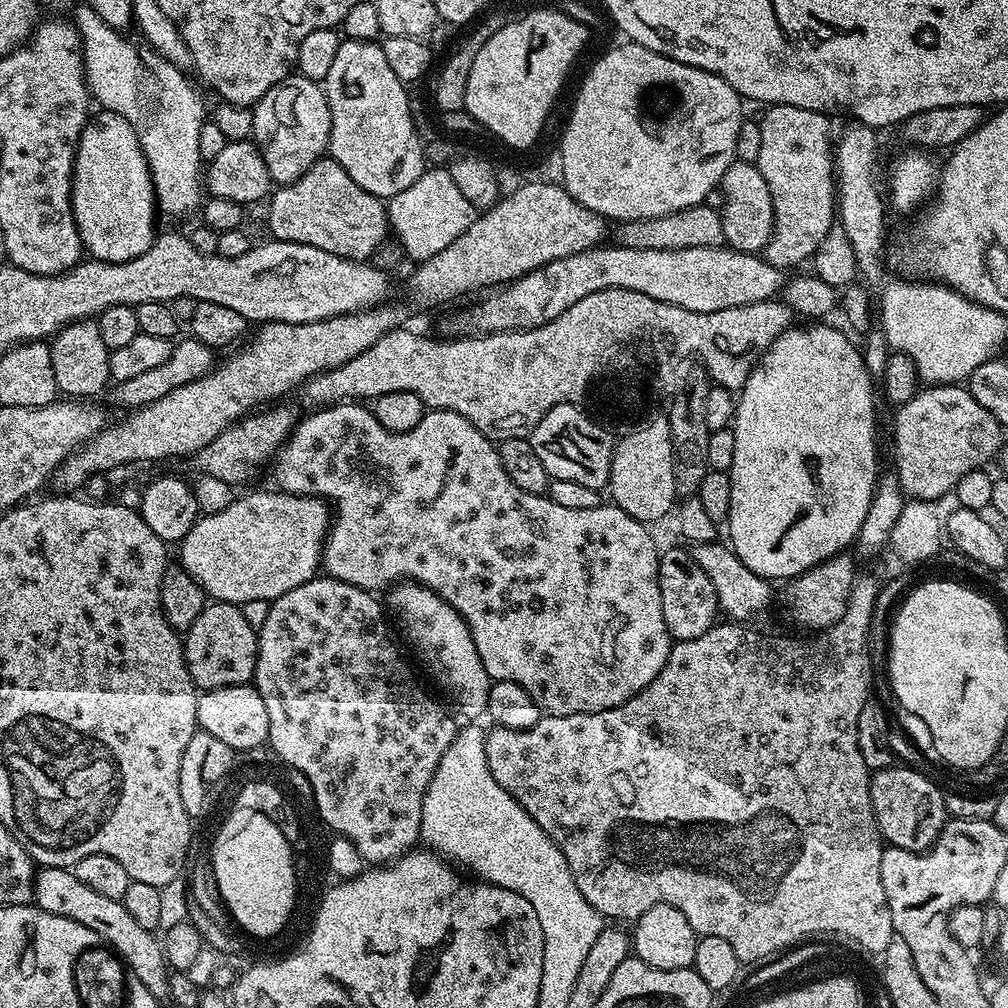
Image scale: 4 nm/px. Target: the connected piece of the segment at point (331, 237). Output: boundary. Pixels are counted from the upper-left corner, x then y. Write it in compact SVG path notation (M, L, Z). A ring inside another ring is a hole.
M321 158L302 174L292 184L277 187L271 193L268 204L268 228L277 240L305 244L306 246L318 246L318 250L326 250L326 254L338 254L338 258L347 260L367 261L376 252L376 247L384 240L384 235L389 235L390 221L385 201L379 196L370 194L342 170L342 166L331 158Z

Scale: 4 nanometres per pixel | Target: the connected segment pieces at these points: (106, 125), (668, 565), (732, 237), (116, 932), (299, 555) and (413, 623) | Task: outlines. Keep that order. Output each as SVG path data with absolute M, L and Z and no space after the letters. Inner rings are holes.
M97 111L84 125L80 141L76 144L76 161L72 167L72 213L74 214L74 222L78 226L78 234L80 241L84 243L85 253L91 259L101 260L107 264L121 264L122 262L130 262L134 258L138 258L142 254L146 254L146 250L150 250L153 240L158 235L158 229L152 223L158 217L158 205L156 203L156 188L152 185L152 175L148 169L148 163L144 157L142 146L138 142L138 134L134 134L134 126L130 126L130 122L126 118L122 118L116 112Z
M668 548L660 552L658 590L662 594L662 618L673 641L698 638L717 623L718 605L714 586L710 586L710 578L706 578L702 566L694 562L691 551Z
M735 159L718 185L719 195L724 195L724 208L719 209L724 244L735 252L763 253L774 230L774 202L766 180L755 164Z
M41 867L36 873L35 907L44 912L58 914L62 918L70 918L78 922L78 926L86 926L86 930L94 930L98 938L123 961L131 979L142 982L154 998L161 1002L169 999L168 978L170 968L165 961L164 946L156 932L145 930L126 910L123 900L105 898L90 890L72 871L67 868Z
M252 492L249 496L233 499L226 510L218 514L201 515L196 524L179 541L179 567L213 601L242 606L255 600L277 600L286 590L302 586L302 582L313 579L322 564L322 549L330 527L330 508L319 496L290 496L286 492Z
M401 579L387 589L386 595L387 611L396 615L409 646L416 651L417 658L424 663L433 682L440 684L441 690L456 703L455 711L468 716L464 718L483 717L488 711L488 695L493 681L488 679L482 658L478 658L474 638L462 614L458 614L458 610L454 610L454 606L445 602L437 592L414 580Z

